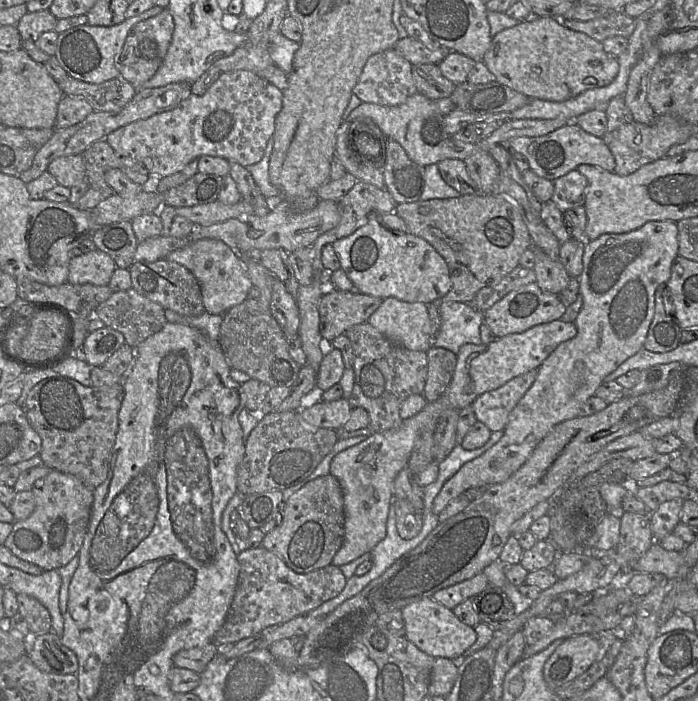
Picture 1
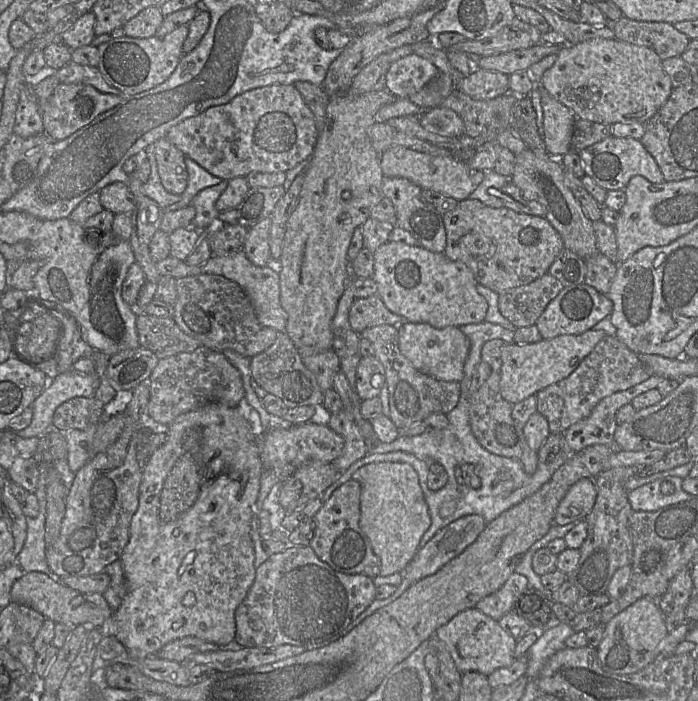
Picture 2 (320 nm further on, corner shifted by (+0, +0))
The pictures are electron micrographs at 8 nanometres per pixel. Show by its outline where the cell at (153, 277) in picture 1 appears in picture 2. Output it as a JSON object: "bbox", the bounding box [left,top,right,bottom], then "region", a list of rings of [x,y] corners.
{"bbox":[173,274,278,358],"region":[[[198,274],[176,279],[177,299],[173,319],[181,330],[210,349],[231,349],[249,358],[276,340],[278,331],[262,325],[245,291],[235,281],[218,274]]]}

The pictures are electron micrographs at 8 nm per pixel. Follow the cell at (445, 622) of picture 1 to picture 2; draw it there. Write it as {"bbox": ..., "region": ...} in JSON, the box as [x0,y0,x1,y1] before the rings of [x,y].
{"bbox":[435,608,516,676],"region":[[[476,608],[466,609],[440,626],[435,636],[443,641],[456,667],[462,672],[477,672],[489,676],[495,670],[508,667],[516,659],[516,639],[507,633],[498,620]]]}

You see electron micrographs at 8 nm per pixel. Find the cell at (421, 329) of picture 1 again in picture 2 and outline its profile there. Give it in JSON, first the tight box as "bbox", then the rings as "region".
{"bbox":[398,322,470,382],"region":[[[406,322],[398,330],[400,351],[417,370],[448,382],[460,382],[464,378],[470,341],[458,327],[438,329],[426,323]]]}

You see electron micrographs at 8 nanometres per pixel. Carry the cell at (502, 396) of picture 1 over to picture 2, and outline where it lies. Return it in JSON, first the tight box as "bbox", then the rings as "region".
{"bbox":[535,336,651,434],"region":[[[605,336],[568,377],[535,394],[537,412],[547,419],[551,434],[562,434],[573,424],[588,417],[602,399],[645,381],[651,374],[637,354],[617,337]]]}

